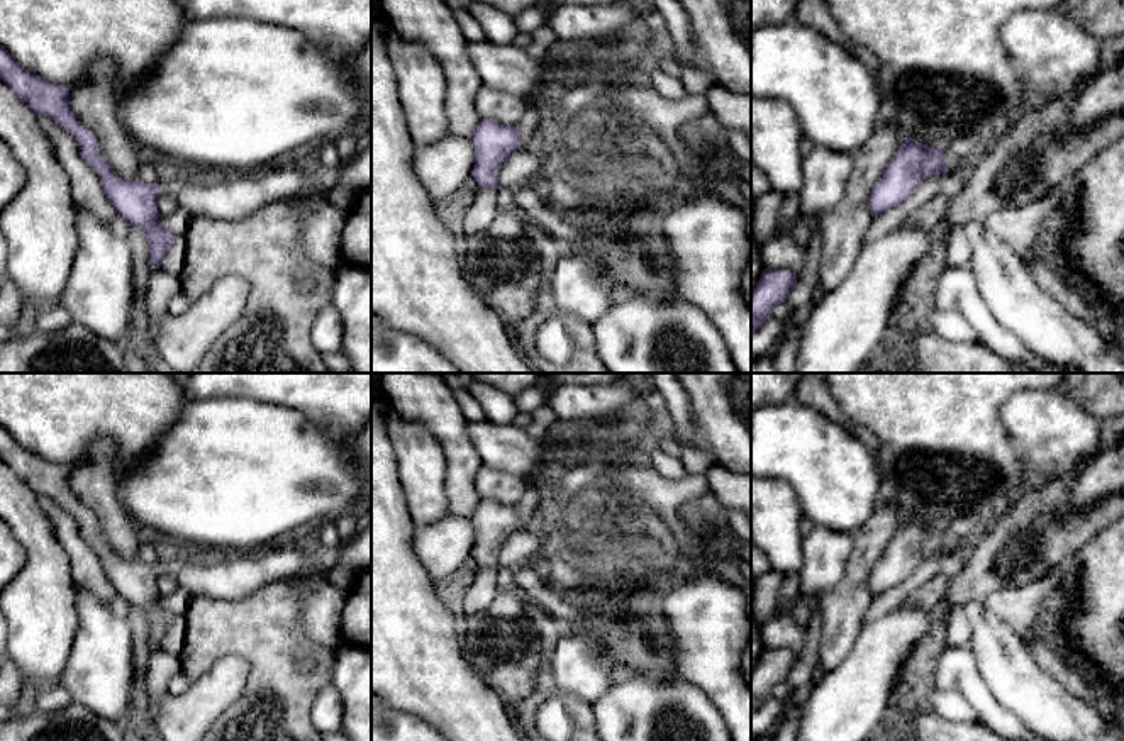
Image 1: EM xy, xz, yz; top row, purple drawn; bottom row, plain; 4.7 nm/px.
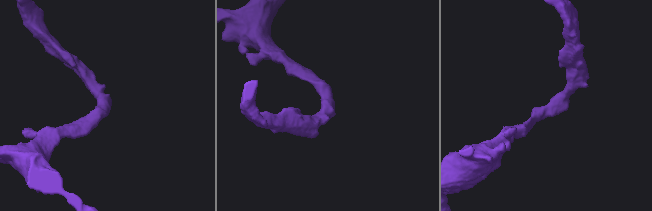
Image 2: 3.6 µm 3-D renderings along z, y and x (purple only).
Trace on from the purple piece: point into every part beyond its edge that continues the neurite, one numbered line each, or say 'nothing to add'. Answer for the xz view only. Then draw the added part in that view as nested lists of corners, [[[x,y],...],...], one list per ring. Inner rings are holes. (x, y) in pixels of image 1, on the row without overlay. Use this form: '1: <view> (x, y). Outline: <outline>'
1: xz (487, 582). Outline: [[[478,568],[475,580],[463,599],[463,617],[481,614],[495,599],[504,583],[504,571],[498,568]]]

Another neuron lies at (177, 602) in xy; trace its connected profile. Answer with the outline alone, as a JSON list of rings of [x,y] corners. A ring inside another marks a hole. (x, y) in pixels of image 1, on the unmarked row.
[[[178,588],[173,595],[163,597],[163,607],[175,616],[183,616],[186,605],[190,604],[190,597],[185,590]]]

